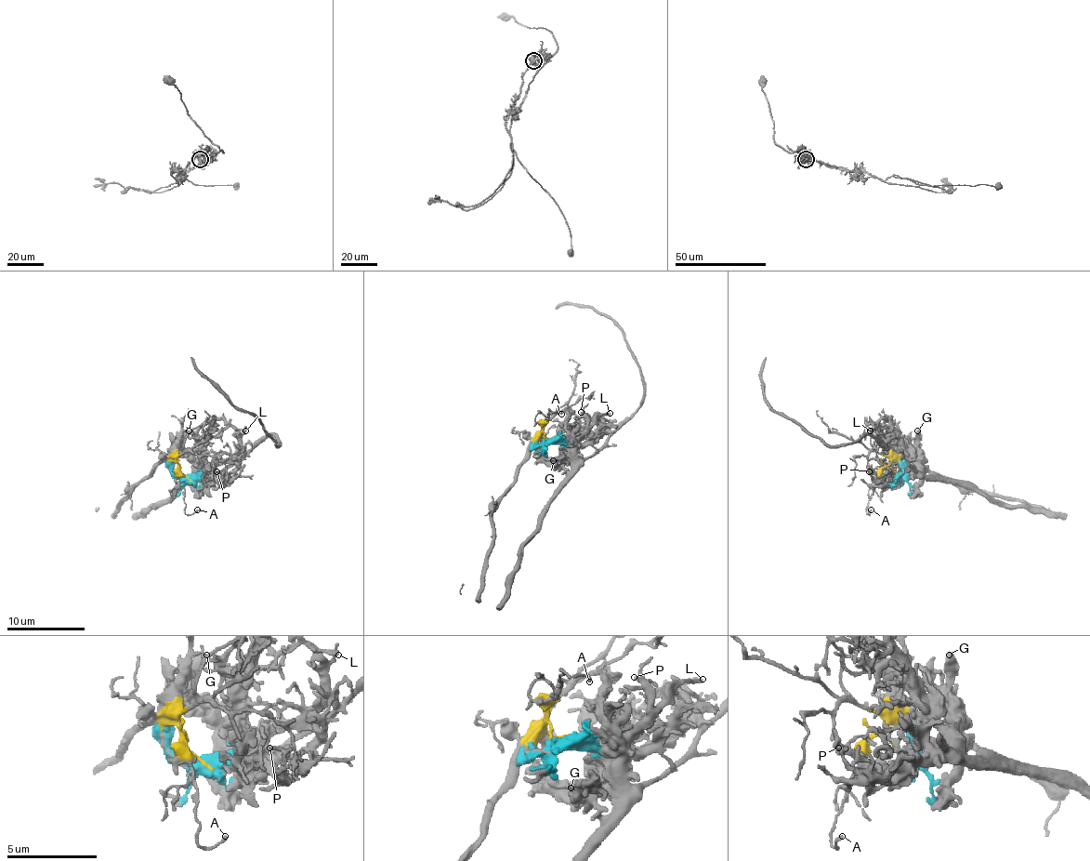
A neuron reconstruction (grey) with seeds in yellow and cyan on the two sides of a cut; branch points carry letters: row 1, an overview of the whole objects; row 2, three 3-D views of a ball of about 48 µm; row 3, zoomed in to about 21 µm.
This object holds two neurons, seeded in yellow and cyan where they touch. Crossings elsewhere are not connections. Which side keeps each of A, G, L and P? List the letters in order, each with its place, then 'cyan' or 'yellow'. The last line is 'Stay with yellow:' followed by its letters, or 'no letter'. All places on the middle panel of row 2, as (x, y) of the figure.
A: at (561, 414); yellow
G: at (553, 460); cyan
L: at (610, 413); cyan
P: at (581, 412); cyan
Stay with yellow: A

